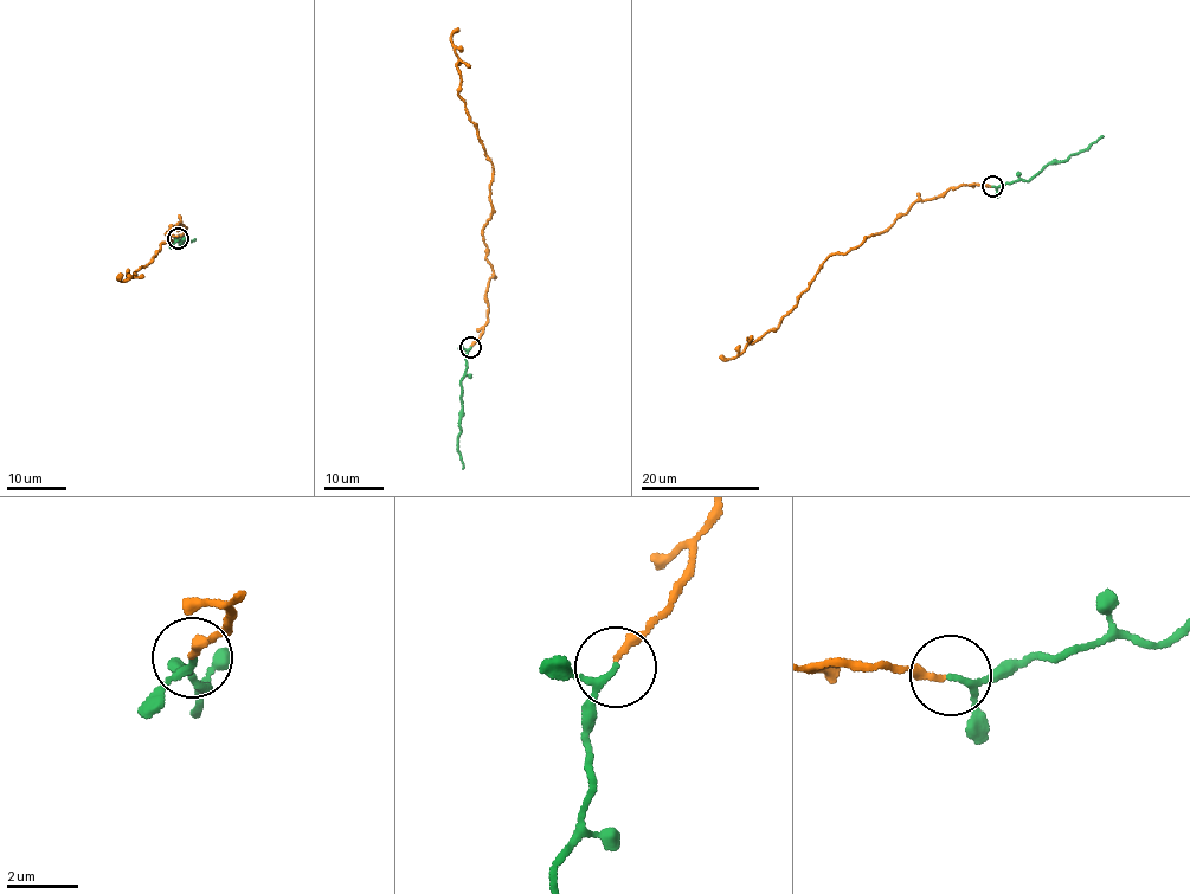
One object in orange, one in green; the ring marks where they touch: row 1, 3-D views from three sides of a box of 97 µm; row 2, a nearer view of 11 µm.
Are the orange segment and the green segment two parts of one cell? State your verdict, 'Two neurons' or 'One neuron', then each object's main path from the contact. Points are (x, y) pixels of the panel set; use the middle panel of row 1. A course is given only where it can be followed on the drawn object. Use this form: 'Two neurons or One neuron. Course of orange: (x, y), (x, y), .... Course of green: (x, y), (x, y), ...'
One neuron. Course of orange: (471, 347), (488, 320), (493, 269), (482, 233), (493, 208), (493, 168), (458, 94), (451, 36), (458, 29). Course of green: (471, 347), (461, 386), (462, 407), (457, 448), (463, 468)

